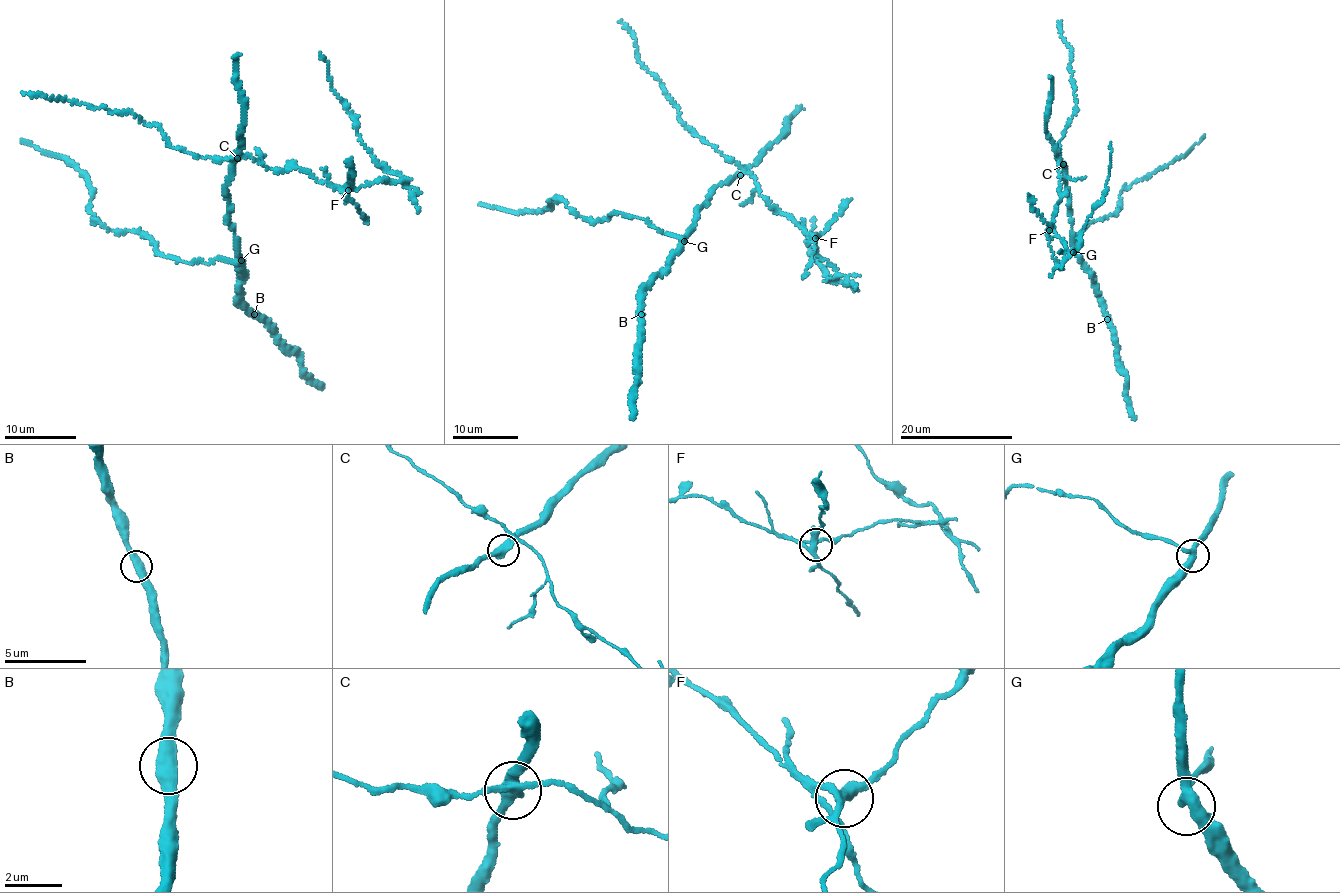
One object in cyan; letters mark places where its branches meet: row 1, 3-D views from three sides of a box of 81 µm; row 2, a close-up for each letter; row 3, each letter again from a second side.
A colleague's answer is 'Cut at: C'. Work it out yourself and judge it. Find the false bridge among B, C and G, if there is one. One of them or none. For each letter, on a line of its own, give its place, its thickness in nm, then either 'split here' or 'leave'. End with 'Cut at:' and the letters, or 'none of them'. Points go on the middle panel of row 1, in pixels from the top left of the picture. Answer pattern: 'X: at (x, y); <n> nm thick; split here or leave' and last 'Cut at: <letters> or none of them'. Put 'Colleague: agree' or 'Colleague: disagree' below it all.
B: at (641, 314); 480 nm thick; leave
C: at (740, 175); 400 nm thick; split here
G: at (684, 241); 340 nm thick; leave
Cut at: C
Colleague: agree

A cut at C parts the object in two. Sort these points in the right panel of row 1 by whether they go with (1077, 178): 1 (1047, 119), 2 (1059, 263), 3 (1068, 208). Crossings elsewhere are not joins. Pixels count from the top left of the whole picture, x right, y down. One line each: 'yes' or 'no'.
1: no
2: yes
3: no

